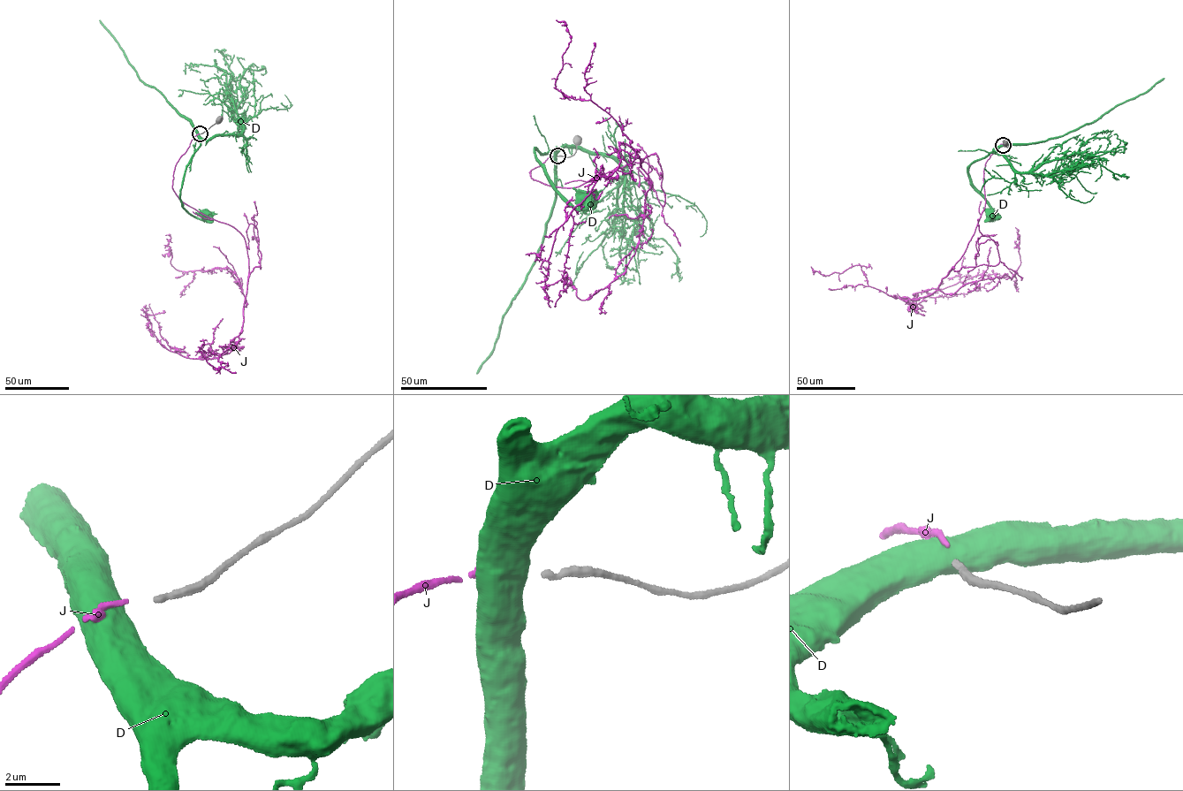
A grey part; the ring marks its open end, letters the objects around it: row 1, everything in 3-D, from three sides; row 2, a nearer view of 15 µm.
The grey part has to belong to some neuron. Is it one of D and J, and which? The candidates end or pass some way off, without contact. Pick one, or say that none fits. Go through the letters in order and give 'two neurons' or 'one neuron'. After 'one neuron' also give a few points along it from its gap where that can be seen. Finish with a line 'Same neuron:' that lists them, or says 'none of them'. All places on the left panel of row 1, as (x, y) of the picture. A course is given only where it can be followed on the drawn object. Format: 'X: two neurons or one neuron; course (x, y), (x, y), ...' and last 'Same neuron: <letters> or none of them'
D: two neurons
J: one neuron; course (199, 133), (177, 163), (172, 188), (245, 239), (242, 329), (217, 357), (183, 356), (161, 336), (150, 304)
Same neuron: J

